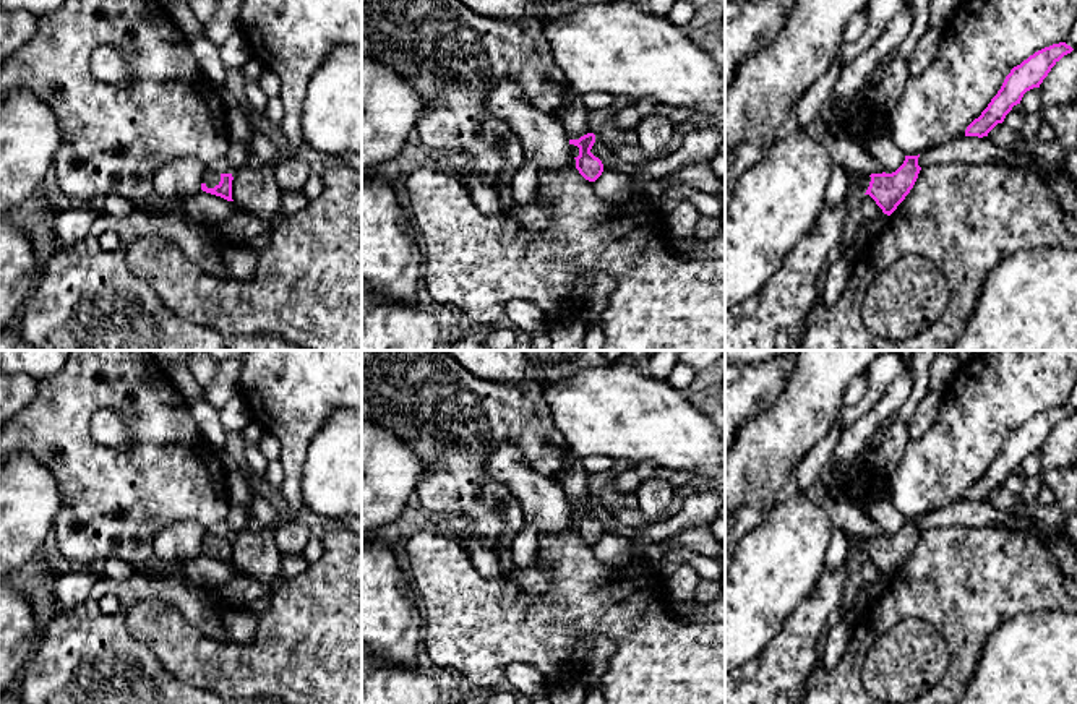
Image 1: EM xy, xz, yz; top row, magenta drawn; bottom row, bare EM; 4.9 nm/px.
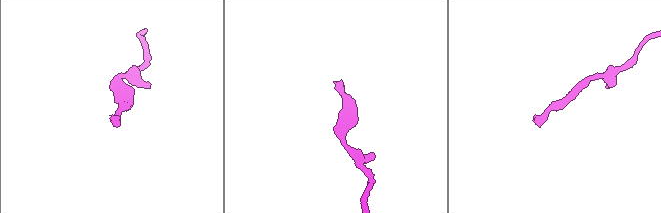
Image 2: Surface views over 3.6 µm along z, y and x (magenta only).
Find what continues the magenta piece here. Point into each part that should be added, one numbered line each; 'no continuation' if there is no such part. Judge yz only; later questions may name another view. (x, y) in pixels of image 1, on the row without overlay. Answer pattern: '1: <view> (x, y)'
1: yz (862, 545)

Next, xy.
1: xy (211, 542)

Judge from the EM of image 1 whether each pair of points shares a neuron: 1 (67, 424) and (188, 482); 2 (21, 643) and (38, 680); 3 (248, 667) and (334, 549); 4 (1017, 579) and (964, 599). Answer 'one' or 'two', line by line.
1: one
2: two
3: one
4: one

